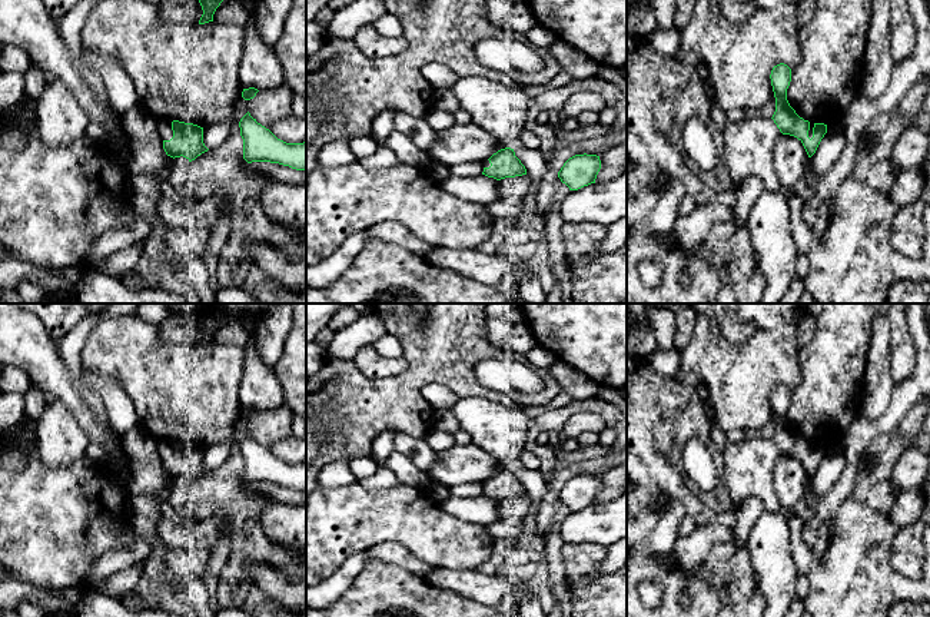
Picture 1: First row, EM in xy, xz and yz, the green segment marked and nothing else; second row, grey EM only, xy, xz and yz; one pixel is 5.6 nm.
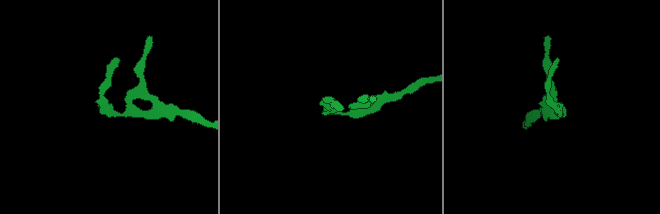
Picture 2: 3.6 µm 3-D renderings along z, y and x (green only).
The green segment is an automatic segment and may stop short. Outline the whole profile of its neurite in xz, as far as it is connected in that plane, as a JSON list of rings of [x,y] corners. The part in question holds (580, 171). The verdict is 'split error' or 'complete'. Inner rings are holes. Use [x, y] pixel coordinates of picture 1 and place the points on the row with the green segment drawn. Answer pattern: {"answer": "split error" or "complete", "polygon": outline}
{"answer": "complete", "polygon": [[[587,153],[575,155],[564,163],[558,172],[558,178],[569,188],[569,190],[578,190],[595,183],[599,169],[599,156]]]}

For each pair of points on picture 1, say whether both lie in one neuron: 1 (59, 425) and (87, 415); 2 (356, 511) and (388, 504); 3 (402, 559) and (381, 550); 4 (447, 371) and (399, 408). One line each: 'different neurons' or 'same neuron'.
1: different neurons
2: same neuron
3: same neuron
4: same neuron

